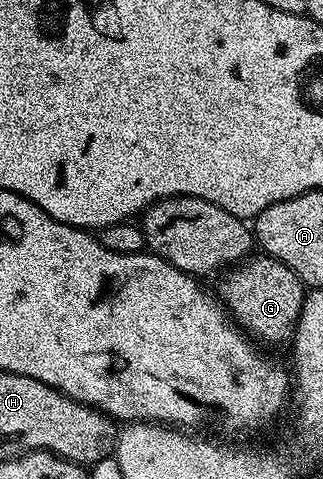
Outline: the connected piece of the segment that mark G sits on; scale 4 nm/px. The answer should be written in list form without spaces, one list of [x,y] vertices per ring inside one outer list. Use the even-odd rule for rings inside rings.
[[[268,256],[250,257],[224,271],[219,297],[234,322],[254,339],[265,342],[289,342],[297,330],[297,321],[305,303],[307,287],[287,264]]]

